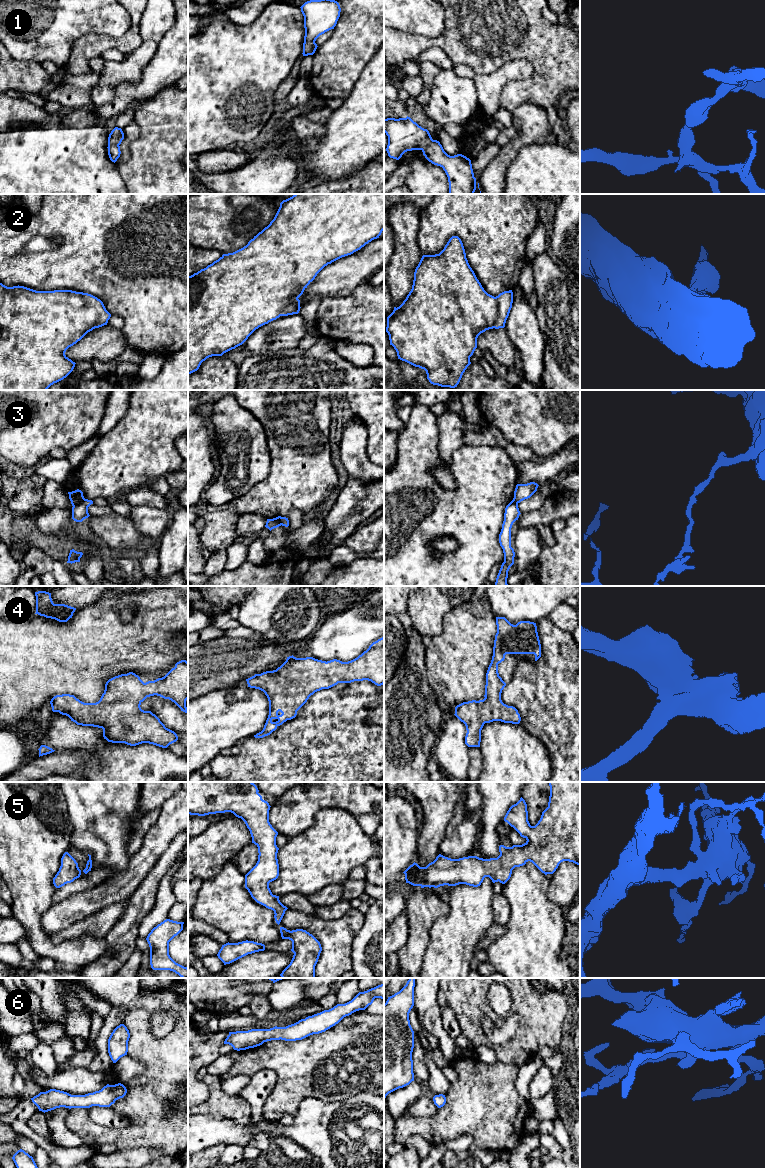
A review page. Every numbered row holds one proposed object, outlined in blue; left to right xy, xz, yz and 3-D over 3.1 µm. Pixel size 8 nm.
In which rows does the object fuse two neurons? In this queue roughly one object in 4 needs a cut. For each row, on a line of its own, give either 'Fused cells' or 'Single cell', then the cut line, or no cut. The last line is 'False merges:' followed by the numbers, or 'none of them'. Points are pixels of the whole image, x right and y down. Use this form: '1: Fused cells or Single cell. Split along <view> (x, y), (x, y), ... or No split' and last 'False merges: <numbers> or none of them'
1: Single cell. No split
2: Single cell. No split
3: Fused cells. Split along xy (84, 498), (73, 506)
4: Single cell. No split
5: Single cell. No split
6: Single cell. No split
False merges: 3

